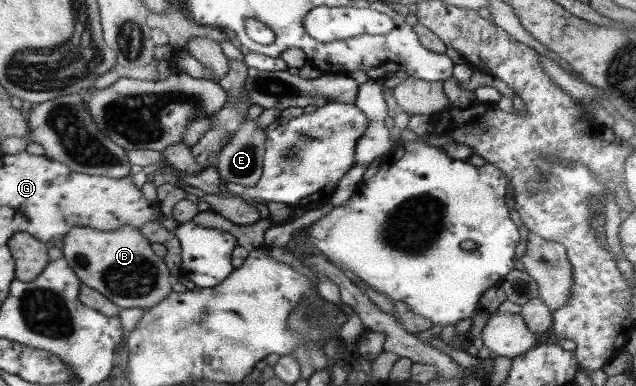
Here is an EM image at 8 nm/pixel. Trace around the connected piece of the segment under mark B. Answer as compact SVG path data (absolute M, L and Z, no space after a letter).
M129 224L115 230L75 226L65 235L61 251L81 283L96 289L122 309L153 308L172 292L165 260L153 252L151 242L141 230Z

